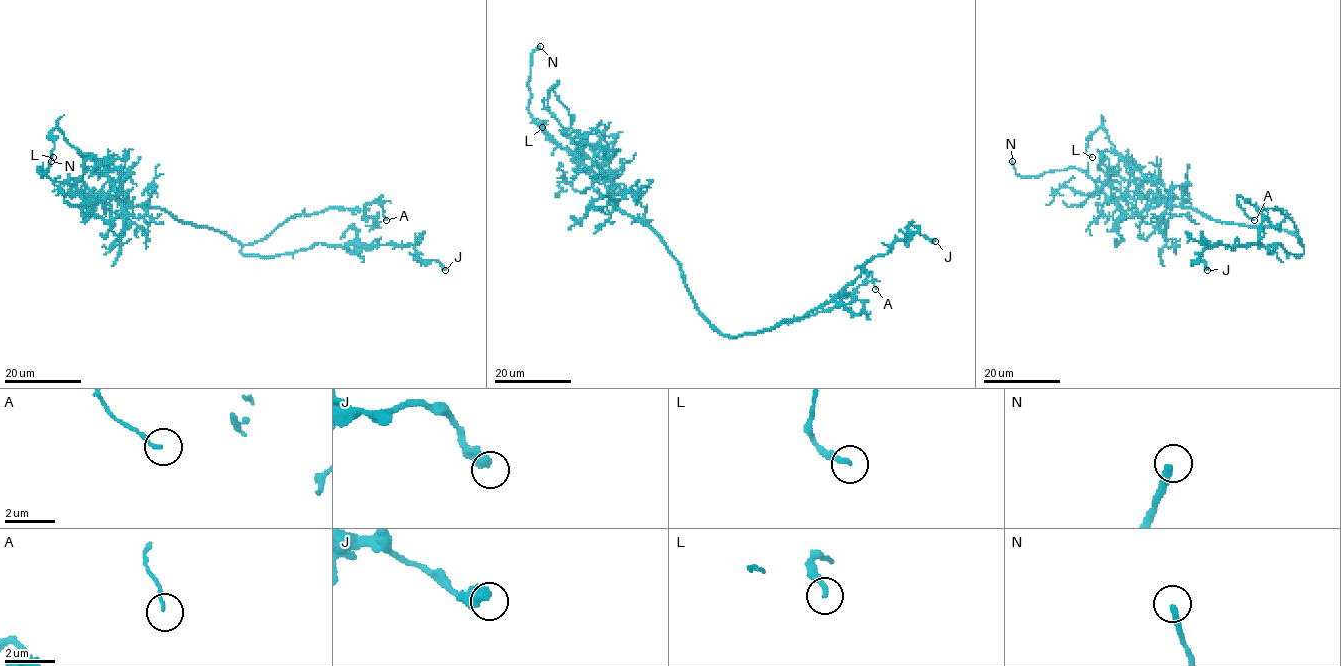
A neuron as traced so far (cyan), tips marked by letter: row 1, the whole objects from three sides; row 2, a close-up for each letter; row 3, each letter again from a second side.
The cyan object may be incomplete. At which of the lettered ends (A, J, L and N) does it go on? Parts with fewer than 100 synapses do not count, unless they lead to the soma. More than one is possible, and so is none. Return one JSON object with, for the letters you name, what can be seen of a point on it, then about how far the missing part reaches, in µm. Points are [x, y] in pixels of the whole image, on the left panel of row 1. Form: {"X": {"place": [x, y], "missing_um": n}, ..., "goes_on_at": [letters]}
{"N": {"place": [51, 161], "missing_um": 35}, "goes_on_at": ["N"]}

